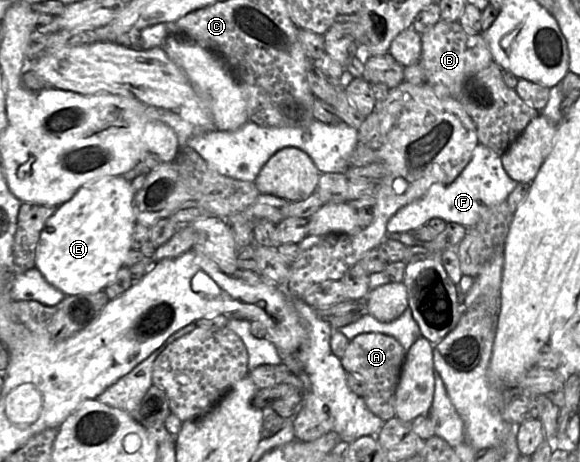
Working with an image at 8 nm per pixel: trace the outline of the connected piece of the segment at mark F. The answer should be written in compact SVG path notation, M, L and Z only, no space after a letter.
M478 143L469 163L452 183L434 184L424 196L402 207L389 219L387 231L388 233L408 232L426 225L432 218L441 218L446 223L458 223L466 228L473 227L488 211L504 202L517 184L518 182L512 179L503 168L501 156Z

